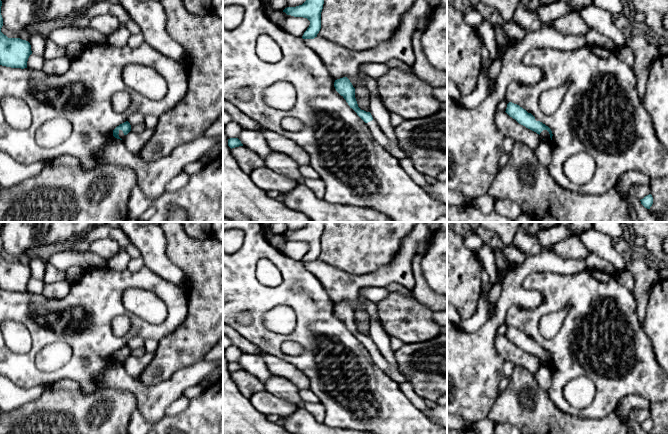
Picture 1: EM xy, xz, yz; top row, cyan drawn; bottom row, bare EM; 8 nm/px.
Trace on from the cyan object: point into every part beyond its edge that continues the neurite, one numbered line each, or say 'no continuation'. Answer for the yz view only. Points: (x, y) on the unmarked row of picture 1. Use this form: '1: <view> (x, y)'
1: yz (544, 358)

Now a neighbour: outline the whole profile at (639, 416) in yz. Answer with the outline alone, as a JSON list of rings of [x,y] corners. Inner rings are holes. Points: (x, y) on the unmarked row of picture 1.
[[[646,408],[633,409],[629,414],[629,418],[638,424],[641,424],[645,420],[651,418],[651,412]]]

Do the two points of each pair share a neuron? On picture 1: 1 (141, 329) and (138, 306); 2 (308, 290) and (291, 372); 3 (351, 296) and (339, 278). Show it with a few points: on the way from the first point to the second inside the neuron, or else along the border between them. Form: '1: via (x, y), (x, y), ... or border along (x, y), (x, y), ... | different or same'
1: border along (122, 303), (146, 321), (159, 323), (164, 318) | different
2: border along (270, 355), (275, 355), (291, 362), (309, 380) | different
3: via (349, 292), (339, 282) | same

